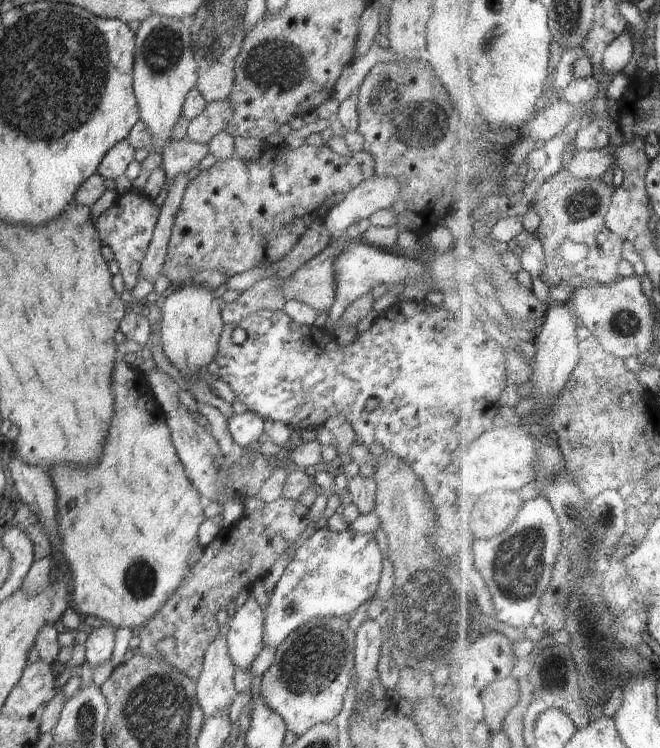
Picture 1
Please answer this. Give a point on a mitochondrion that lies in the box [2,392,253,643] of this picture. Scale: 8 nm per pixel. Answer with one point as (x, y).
(139, 577)

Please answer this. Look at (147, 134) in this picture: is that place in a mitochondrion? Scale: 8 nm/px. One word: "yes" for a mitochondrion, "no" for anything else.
no

